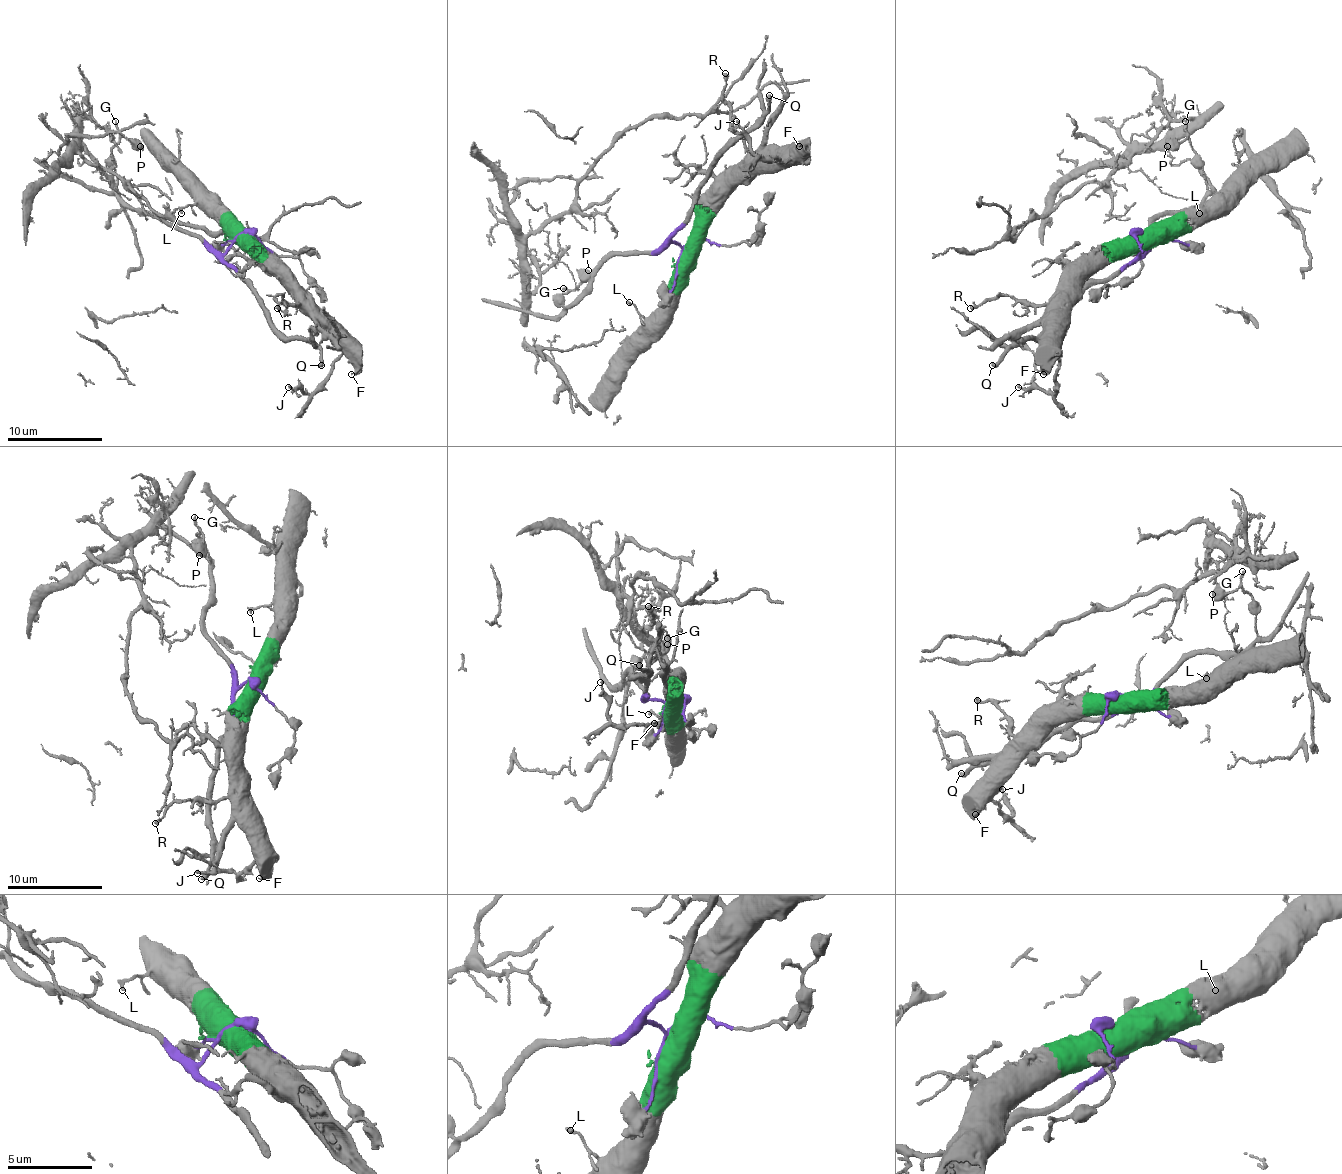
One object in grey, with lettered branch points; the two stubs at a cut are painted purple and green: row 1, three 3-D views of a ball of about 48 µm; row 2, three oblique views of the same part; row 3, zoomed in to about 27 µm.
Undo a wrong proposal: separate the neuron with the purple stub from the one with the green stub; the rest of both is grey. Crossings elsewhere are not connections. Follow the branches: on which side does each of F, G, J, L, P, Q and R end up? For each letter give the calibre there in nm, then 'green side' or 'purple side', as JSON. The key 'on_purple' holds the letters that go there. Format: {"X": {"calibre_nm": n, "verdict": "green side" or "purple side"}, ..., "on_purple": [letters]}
{"F": {"calibre_nm": 280, "verdict": "green side"}, "G": {"calibre_nm": 190, "verdict": "purple side"}, "J": {"calibre_nm": 100, "verdict": "green side"}, "L": {"calibre_nm": 200, "verdict": "green side"}, "P": {"calibre_nm": 650, "verdict": "purple side"}, "Q": {"calibre_nm": 320, "verdict": "purple side"}, "R": {"calibre_nm": 240, "verdict": "green side"}, "on_purple": ["G", "P", "Q"]}

